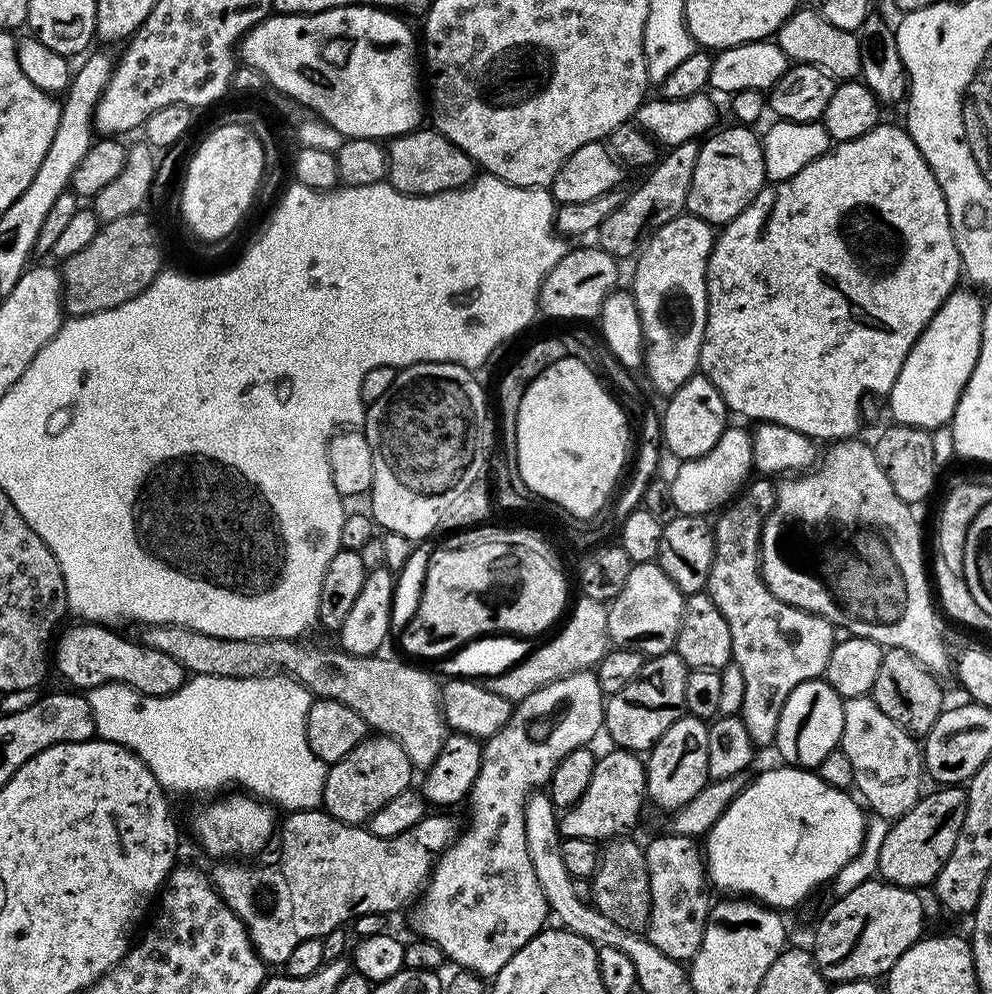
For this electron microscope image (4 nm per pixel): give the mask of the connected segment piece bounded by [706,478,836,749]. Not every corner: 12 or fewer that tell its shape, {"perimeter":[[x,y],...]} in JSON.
{"perimeter":[[776,484],[715,517],[706,589],[748,683],[738,714],[771,749],[786,698],[823,677],[829,620],[774,598],[760,535]]}

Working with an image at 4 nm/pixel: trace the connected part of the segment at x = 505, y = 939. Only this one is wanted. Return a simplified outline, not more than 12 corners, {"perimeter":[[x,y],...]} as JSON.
{"perimeter":[[595,671],[515,701],[413,933],[495,978],[545,931],[524,806],[601,735]]}

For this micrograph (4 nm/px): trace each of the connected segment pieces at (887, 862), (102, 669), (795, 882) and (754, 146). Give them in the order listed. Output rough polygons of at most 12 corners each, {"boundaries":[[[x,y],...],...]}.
{"boundaries":[[[940,786],[891,821],[879,879],[924,890],[958,842],[968,790]],[[103,624],[59,633],[54,668],[73,689],[140,696],[184,685],[170,654]],[[768,768],[706,833],[713,889],[785,910],[866,816],[819,773]],[[761,137],[700,144],[687,211],[729,224],[766,186]]]}

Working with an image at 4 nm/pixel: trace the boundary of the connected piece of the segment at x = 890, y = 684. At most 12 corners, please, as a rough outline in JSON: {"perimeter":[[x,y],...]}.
{"perimeter":[[889,648],[870,695],[923,738],[946,707],[937,677]]}

